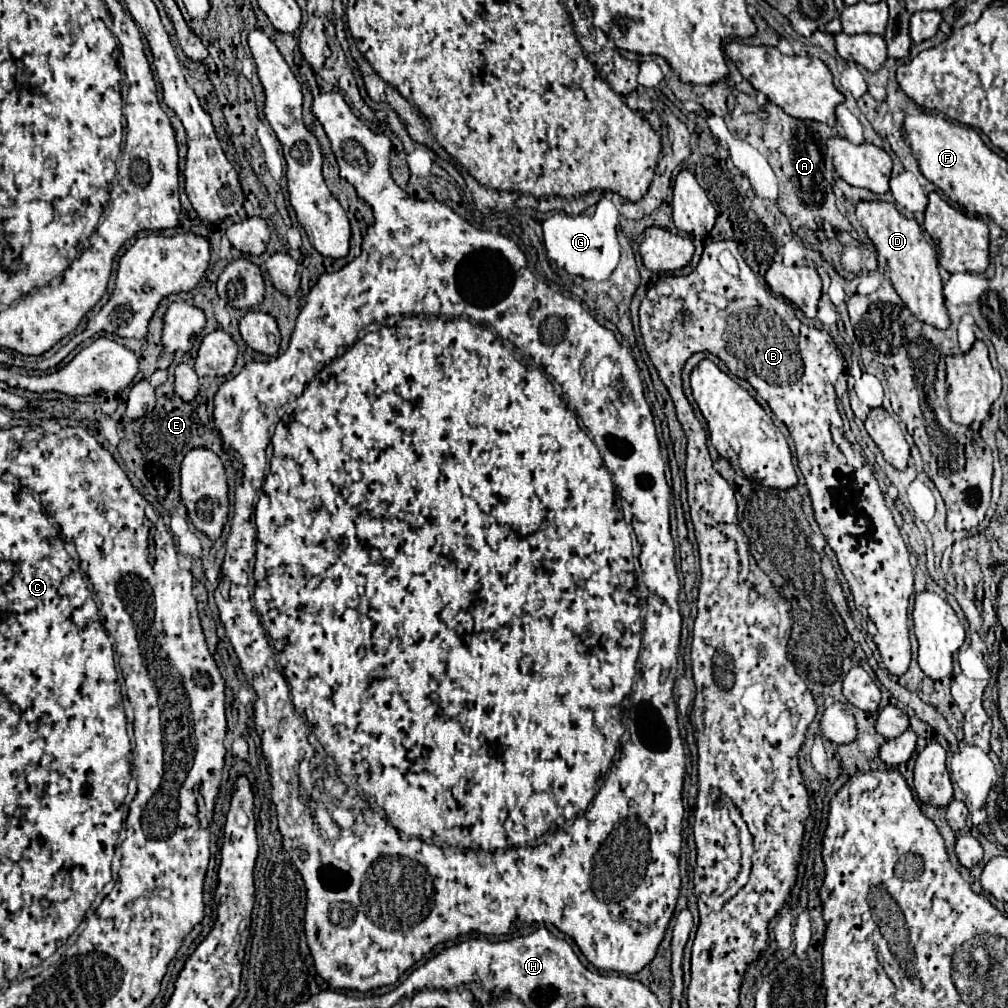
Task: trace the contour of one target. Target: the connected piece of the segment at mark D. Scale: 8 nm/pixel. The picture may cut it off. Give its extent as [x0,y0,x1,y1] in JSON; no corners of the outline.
[857,200,949,328]

